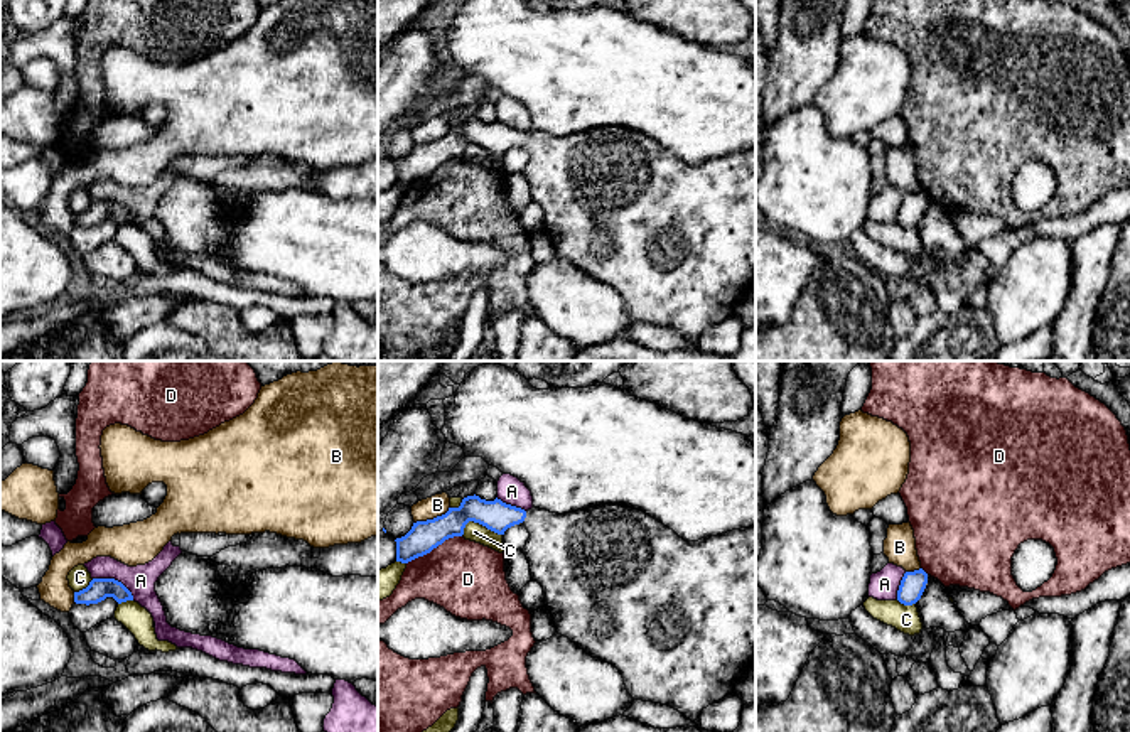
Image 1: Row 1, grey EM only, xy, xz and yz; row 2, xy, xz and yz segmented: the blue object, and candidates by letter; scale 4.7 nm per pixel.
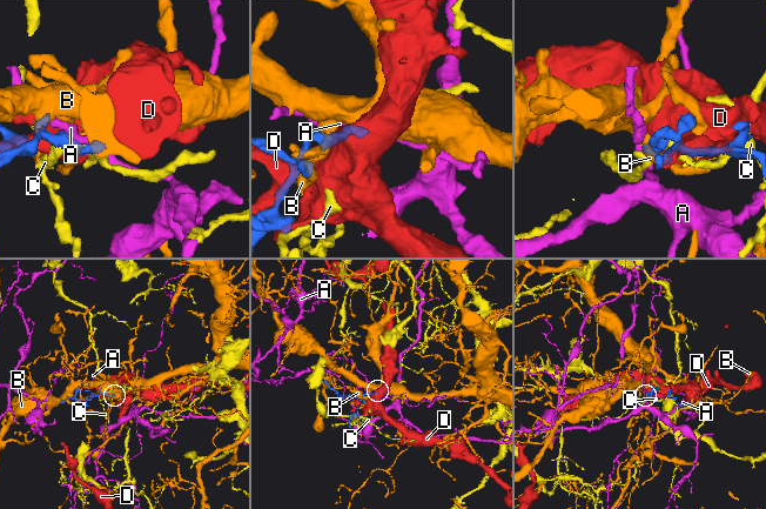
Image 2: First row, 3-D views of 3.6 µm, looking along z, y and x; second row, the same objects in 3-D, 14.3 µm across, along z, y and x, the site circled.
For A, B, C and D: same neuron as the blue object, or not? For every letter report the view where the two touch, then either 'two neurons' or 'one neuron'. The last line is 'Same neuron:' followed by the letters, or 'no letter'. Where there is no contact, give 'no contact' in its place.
A: contact in xy; two neurons
B: contact in xz; two neurons
C: contact in xz; two neurons
D: contact in xz; two neurons
Same neuron: no letter

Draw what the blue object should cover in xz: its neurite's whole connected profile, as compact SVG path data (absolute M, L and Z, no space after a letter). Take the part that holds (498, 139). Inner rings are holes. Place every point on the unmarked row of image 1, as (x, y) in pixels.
M474 116L442 138L413 145L405 159L395 162L396 184L408 186L445 162L462 159L469 143L498 157L519 145L526 148L530 160L523 175L533 202L543 209L557 255L592 280L616 288L634 322L668 327L695 344L703 331L734 315L737 302L756 285L756 150L686 164L634 130L605 126L558 137L535 128L525 133L498 120L486 123Z

